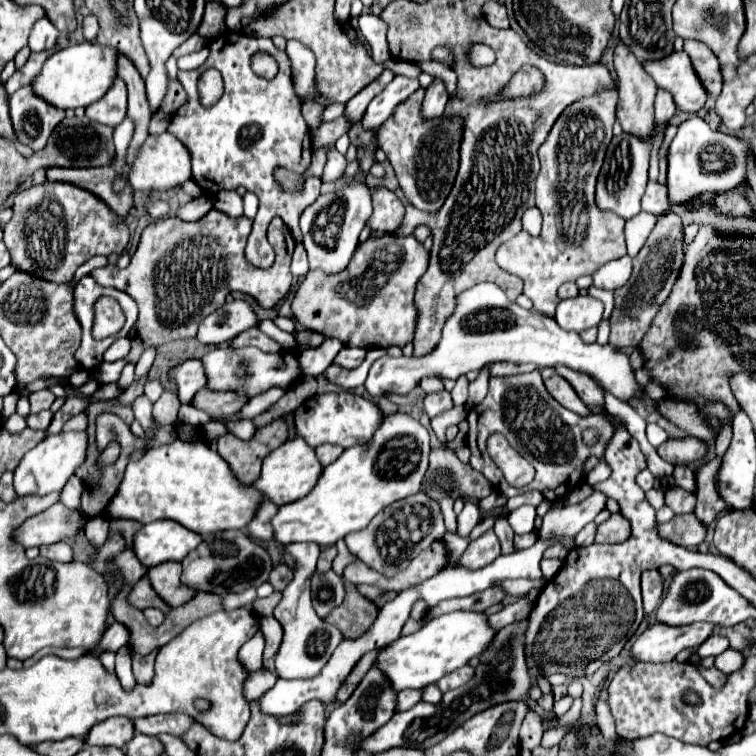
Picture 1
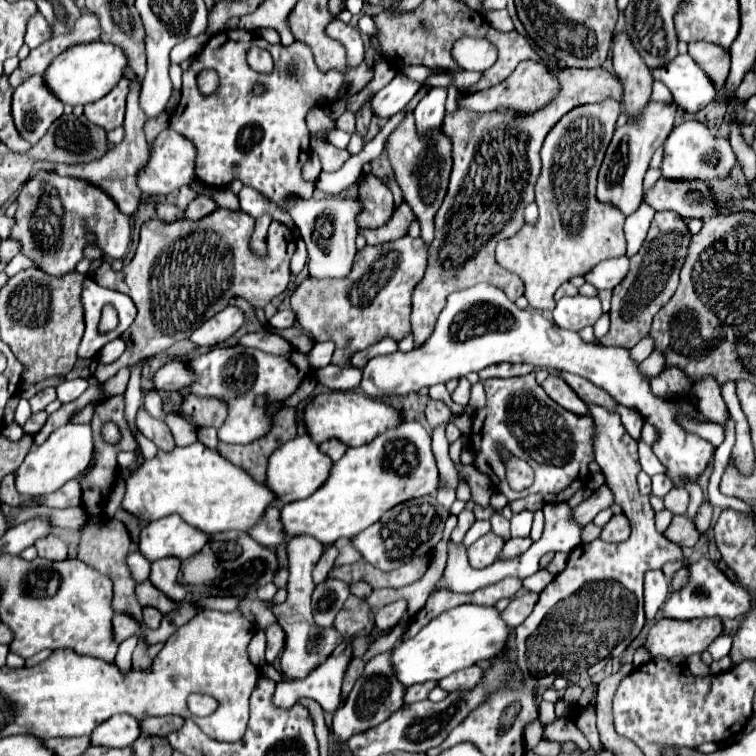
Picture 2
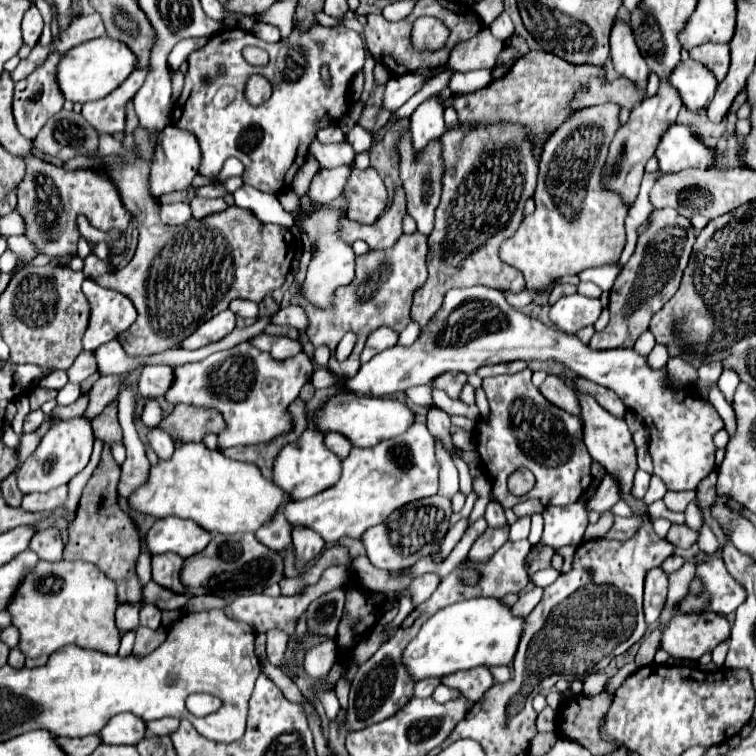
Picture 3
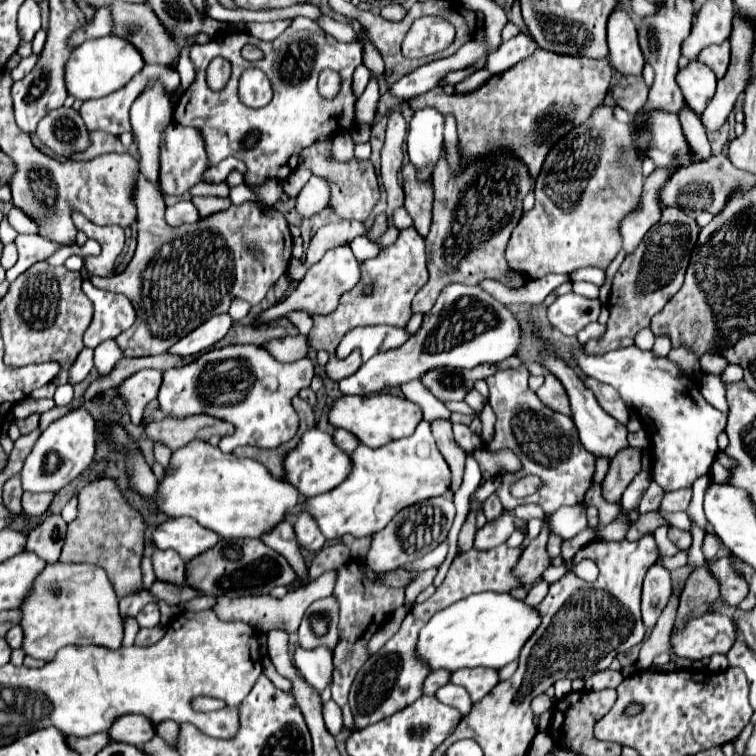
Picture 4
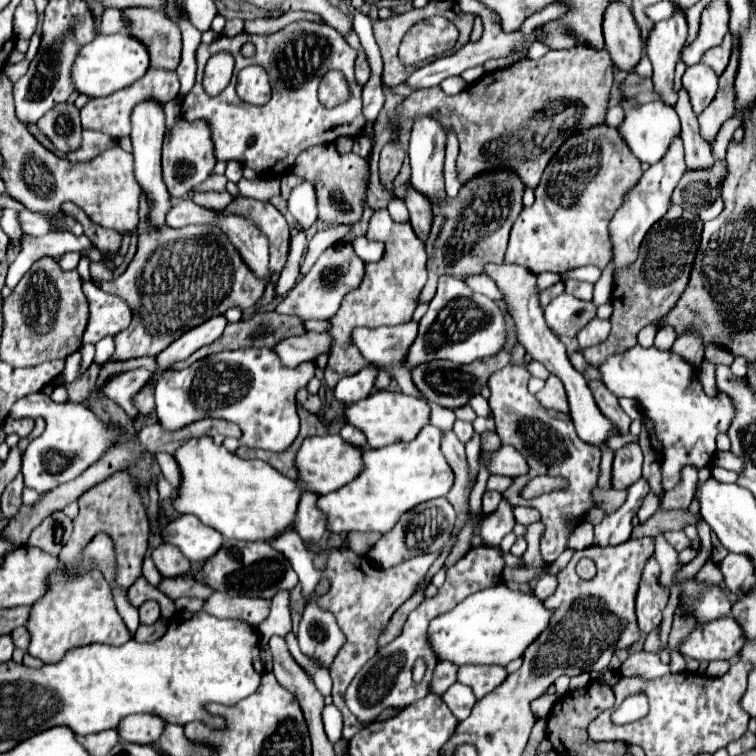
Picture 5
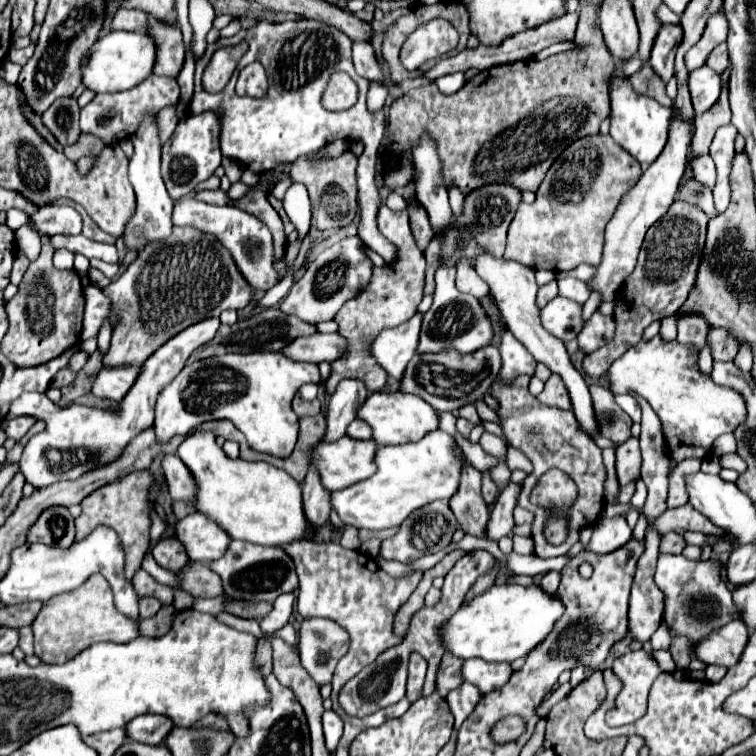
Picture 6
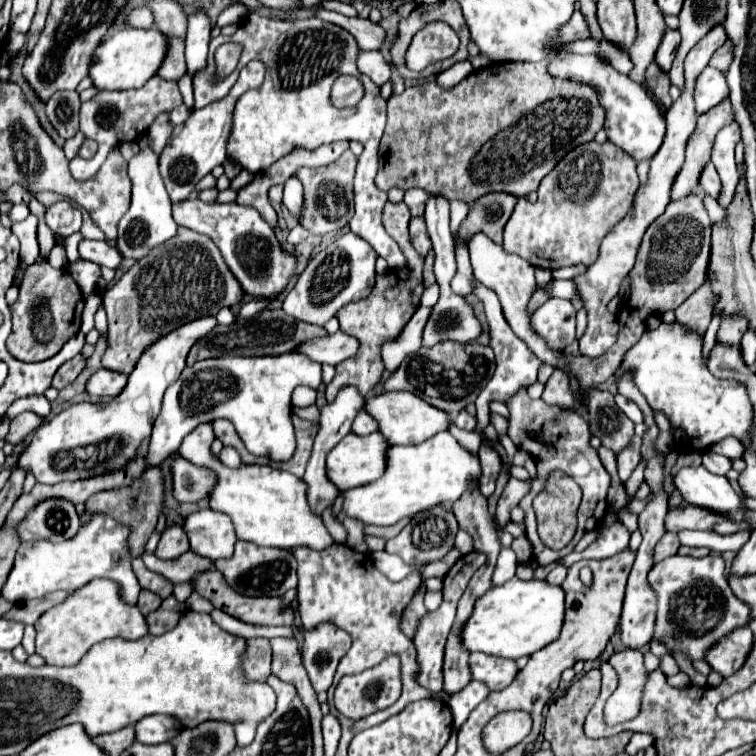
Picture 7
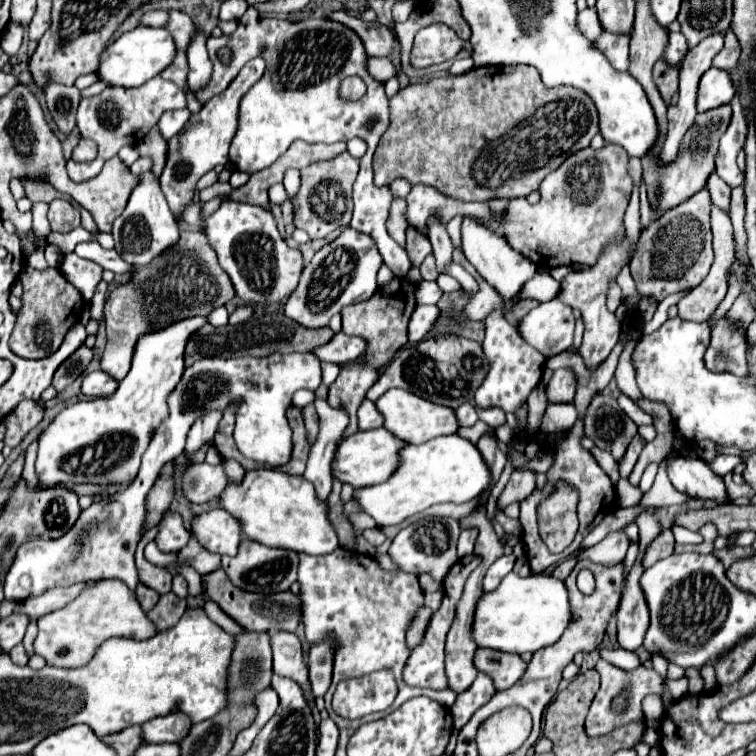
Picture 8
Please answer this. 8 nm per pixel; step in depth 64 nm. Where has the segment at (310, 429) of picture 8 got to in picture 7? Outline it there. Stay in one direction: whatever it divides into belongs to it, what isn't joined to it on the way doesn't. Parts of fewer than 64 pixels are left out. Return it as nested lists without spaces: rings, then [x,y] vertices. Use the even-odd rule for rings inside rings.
[[[316,404],[306,406],[306,408],[298,408],[298,406],[294,406],[294,408],[292,408],[292,412],[294,412],[296,416],[300,416],[300,418],[306,418],[306,420],[312,420],[312,422],[316,422],[316,420],[318,420],[318,416],[320,416],[320,412],[318,412],[318,406],[316,406]]]

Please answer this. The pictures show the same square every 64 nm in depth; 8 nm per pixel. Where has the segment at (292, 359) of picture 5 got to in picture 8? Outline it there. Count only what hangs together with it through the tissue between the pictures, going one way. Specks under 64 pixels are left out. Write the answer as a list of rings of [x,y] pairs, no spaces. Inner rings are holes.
[[[336,332],[330,342],[314,350],[318,360],[332,362],[332,364],[344,364],[344,362],[356,360],[362,352],[364,352],[364,340],[356,336],[346,336],[344,332]]]

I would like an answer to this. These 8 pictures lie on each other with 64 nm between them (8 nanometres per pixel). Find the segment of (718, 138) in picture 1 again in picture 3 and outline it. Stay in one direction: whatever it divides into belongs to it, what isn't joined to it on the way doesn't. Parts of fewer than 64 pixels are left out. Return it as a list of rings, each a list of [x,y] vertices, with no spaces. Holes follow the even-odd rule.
[[[672,124],[672,128],[664,134],[664,140],[660,140],[656,156],[660,172],[670,174],[686,168],[706,170],[720,158],[720,150],[704,144],[696,134],[692,134],[690,126]]]

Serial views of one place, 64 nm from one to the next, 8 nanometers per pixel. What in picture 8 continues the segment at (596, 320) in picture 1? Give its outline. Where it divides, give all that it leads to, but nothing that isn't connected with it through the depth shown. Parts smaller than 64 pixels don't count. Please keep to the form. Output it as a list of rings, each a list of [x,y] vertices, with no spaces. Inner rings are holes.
[[[560,300],[542,302],[520,320],[518,332],[546,358],[560,354],[572,346],[574,336],[572,308]]]

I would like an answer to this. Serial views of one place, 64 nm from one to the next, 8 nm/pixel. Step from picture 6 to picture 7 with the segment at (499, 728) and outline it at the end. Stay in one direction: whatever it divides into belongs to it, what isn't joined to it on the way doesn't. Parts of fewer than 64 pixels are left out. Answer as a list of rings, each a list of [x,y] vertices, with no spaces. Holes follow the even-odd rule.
[[[502,712],[484,728],[484,744],[492,754],[508,750],[524,740],[530,728],[532,718],[526,712]]]

